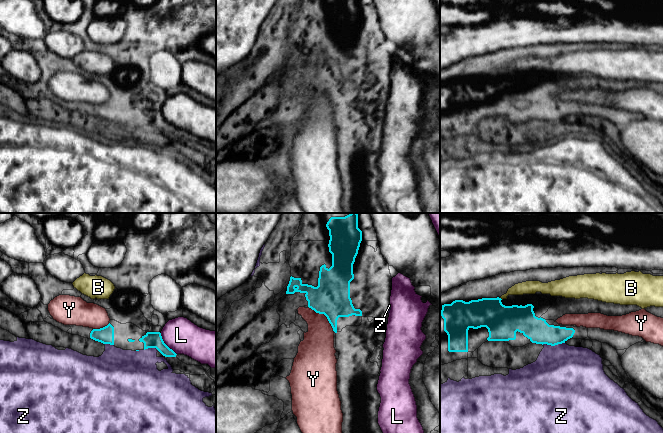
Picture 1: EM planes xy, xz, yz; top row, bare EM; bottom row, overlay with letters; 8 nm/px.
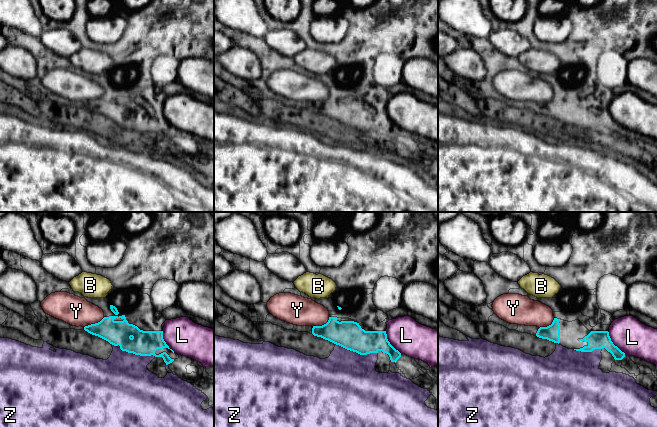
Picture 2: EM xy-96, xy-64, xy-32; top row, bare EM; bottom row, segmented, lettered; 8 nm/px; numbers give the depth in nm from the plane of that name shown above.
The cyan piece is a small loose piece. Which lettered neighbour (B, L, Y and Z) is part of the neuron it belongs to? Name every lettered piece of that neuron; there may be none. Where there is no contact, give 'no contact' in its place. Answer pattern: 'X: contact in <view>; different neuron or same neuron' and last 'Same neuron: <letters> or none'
B: no contact; different neuron
L: contact in xy; different neuron
Y: contact in xz; different neuron
Z: contact in yz; different neuron
Same neuron: none

